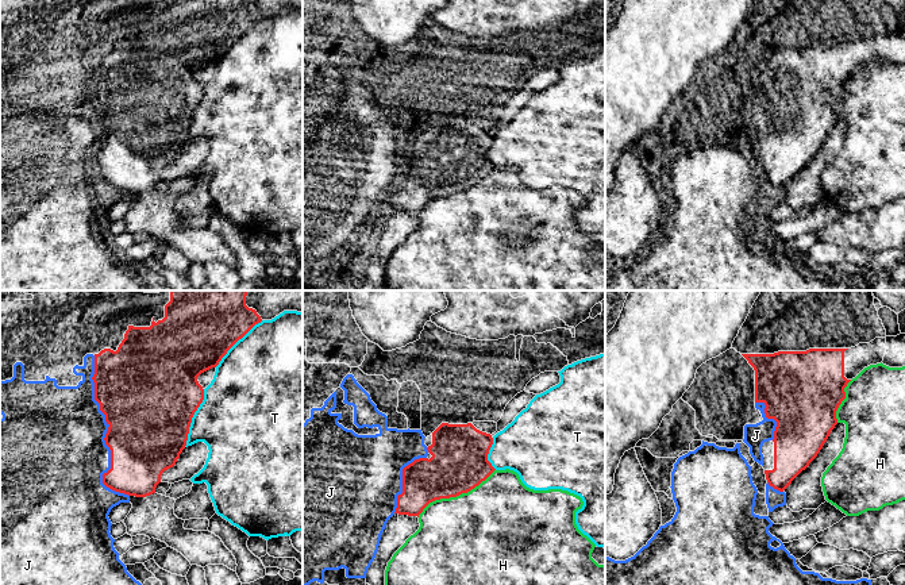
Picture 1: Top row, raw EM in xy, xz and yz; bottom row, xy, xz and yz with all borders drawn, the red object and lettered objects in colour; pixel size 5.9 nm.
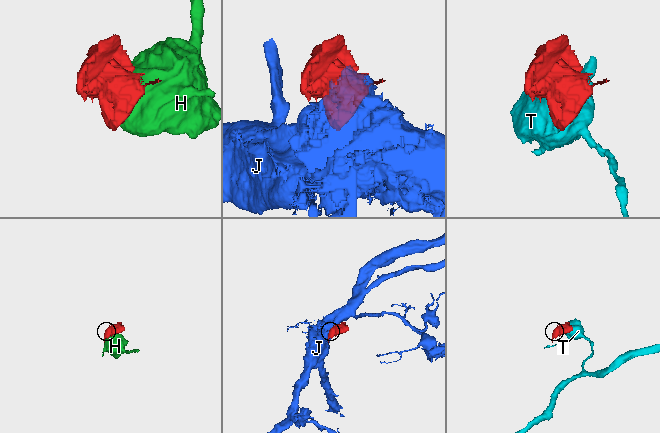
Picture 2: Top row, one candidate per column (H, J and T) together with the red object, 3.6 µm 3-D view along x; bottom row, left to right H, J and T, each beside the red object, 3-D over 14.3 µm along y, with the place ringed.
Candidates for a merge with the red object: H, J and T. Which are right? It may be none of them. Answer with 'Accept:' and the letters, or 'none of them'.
Accept: none of them

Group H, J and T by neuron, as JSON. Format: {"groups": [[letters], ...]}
{"groups": [["H"], ["J"], ["T"]]}

